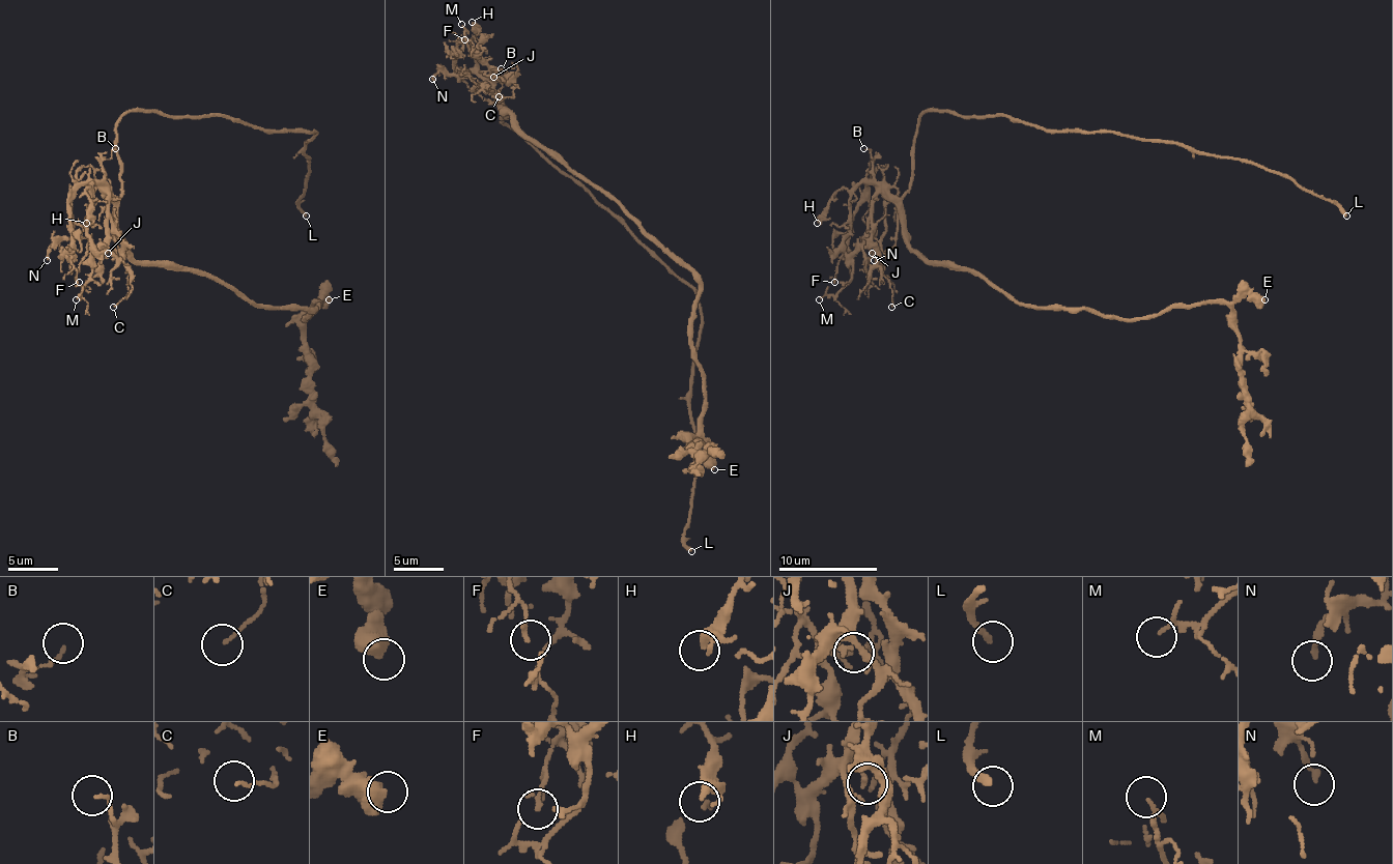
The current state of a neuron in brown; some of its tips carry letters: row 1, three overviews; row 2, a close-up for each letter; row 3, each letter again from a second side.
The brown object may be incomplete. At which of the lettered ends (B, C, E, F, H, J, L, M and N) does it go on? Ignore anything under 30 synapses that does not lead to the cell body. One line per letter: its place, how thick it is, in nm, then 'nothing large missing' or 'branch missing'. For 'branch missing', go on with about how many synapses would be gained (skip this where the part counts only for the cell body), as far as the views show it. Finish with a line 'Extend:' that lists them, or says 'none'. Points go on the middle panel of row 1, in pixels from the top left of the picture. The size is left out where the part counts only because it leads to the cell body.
B: at (501, 68); 130 nm thick; nothing large missing
C: at (499, 96); 110 nm thick; nothing large missing
E: at (714, 469); 700 nm thick; nothing large missing
F: at (464, 39); 160 nm thick; nothing large missing
H: at (472, 22); 240 nm thick; nothing large missing
J: at (493, 77); 120 nm thick; nothing large missing
L: at (691, 551); 260 nm thick; branch missing
M: at (461, 24); 100 nm thick; nothing large missing
N: at (432, 79); 190 nm thick; nothing large missing
Extend: L

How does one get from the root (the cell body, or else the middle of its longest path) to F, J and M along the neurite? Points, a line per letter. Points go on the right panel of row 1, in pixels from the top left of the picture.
F: (901, 210), (872, 183), (866, 185), (851, 223), (849, 250), (839, 260), (834, 282)
J: (901, 210), (879, 193), (876, 196), (866, 240), (872, 253)
M: (901, 210), (879, 193), (876, 196), (869, 237), (854, 255), (851, 278), (834, 294), (819, 299)

